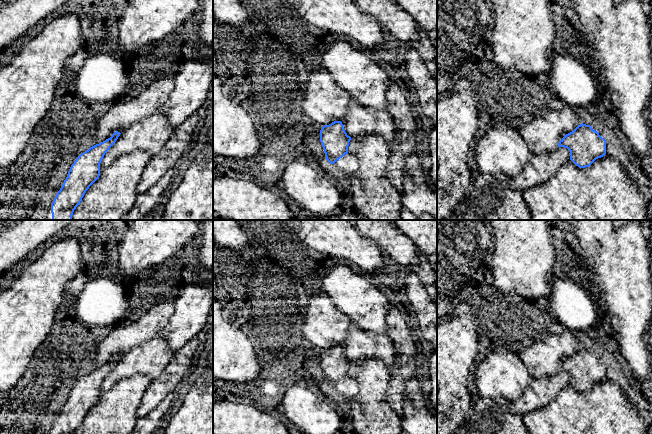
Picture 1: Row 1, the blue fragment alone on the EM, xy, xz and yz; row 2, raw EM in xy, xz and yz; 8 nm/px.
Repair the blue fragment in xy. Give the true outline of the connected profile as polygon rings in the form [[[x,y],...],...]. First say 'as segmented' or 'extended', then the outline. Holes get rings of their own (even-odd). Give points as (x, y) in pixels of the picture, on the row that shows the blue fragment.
extended; [[[114,132],[110,138],[90,147],[76,158],[49,206],[45,220],[72,220],[73,212],[84,194],[100,176],[100,163],[105,153],[120,134]]]

